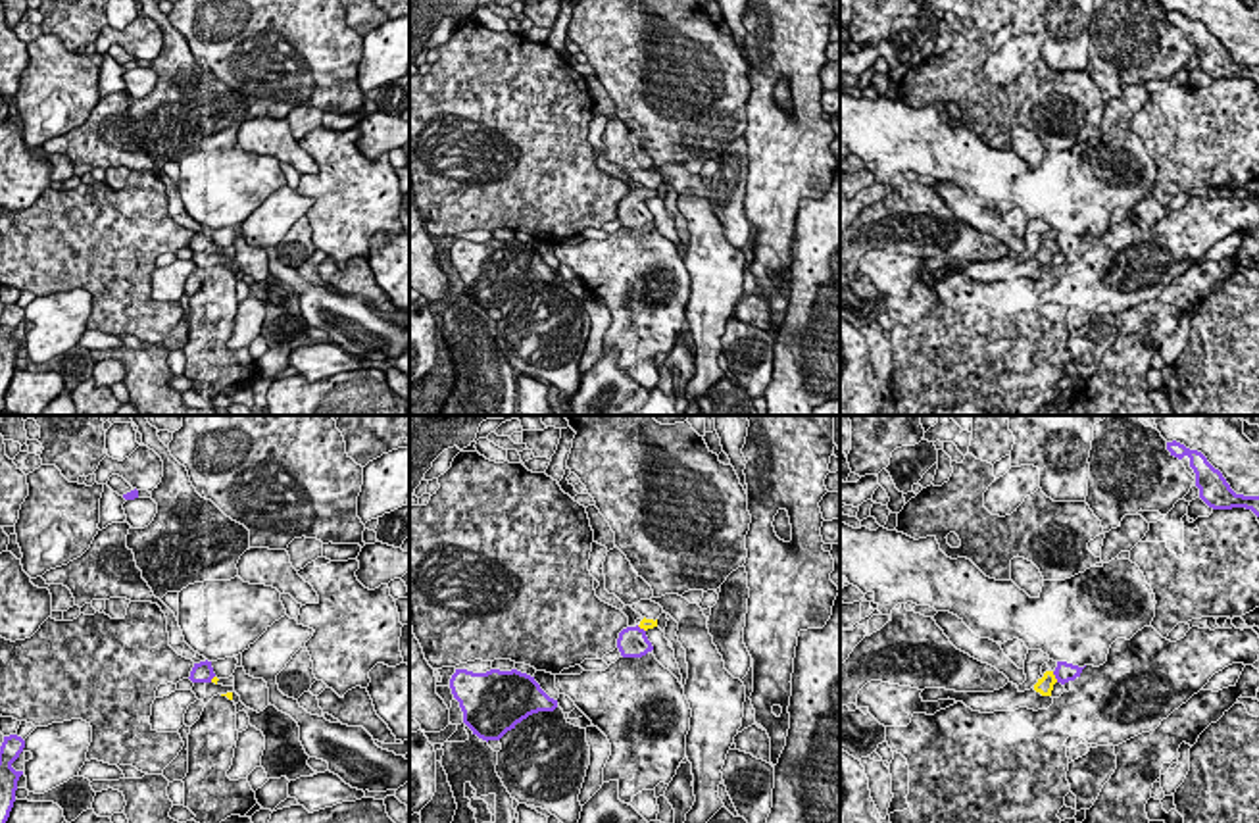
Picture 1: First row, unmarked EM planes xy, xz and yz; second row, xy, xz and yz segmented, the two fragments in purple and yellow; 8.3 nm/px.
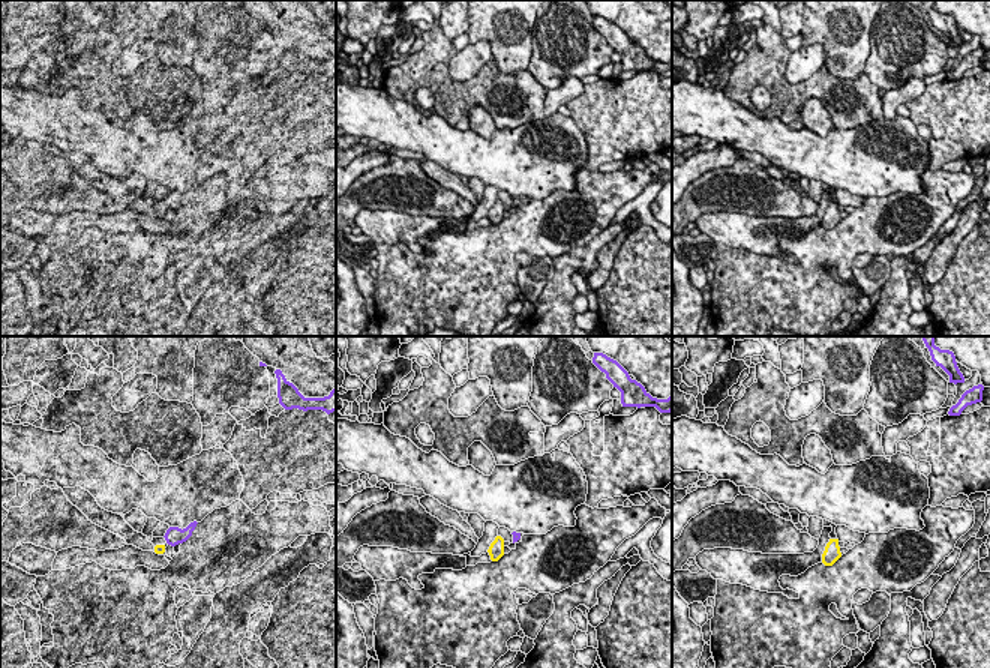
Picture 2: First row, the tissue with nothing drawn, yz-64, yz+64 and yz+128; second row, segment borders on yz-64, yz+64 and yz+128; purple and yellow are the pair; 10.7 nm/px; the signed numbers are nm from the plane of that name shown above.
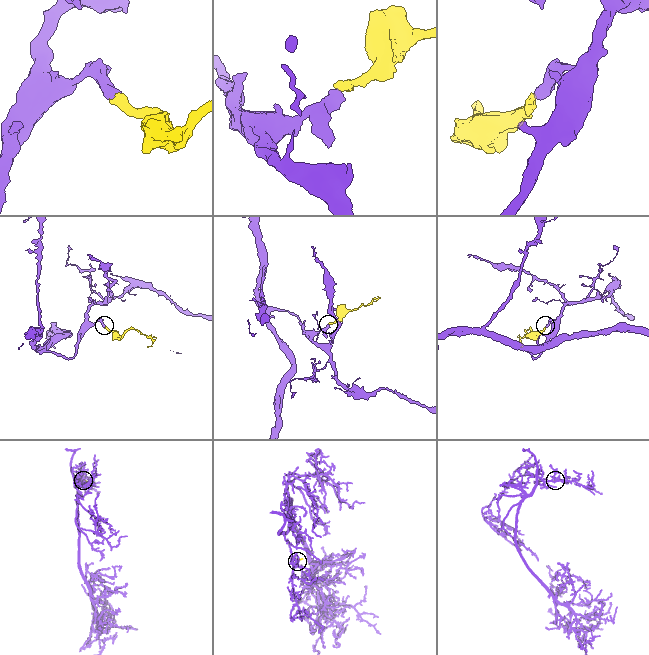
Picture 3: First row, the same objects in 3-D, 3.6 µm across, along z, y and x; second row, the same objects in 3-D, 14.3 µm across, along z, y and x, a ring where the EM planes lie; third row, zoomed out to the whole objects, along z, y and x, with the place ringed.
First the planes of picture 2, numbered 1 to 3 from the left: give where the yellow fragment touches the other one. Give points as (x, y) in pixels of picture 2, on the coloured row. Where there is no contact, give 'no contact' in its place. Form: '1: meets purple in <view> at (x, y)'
1: no contact
2: no contact
3: no contact

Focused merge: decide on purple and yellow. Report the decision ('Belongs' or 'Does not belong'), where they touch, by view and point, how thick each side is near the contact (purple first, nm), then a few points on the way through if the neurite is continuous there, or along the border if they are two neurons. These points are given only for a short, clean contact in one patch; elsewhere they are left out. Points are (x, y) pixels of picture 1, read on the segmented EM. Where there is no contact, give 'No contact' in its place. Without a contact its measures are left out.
Belongs. Touches purple at yz (1056, 677). Thickness 160 nm (purple) against 140 nm

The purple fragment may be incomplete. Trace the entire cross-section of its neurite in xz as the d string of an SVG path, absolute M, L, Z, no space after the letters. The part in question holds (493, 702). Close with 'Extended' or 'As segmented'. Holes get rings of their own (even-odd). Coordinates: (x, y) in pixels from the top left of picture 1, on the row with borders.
M456 669L450 688L463 711L463 723L486 742L500 740L532 713L557 708L557 700L550 698L534 677L517 669Z. As segmented

